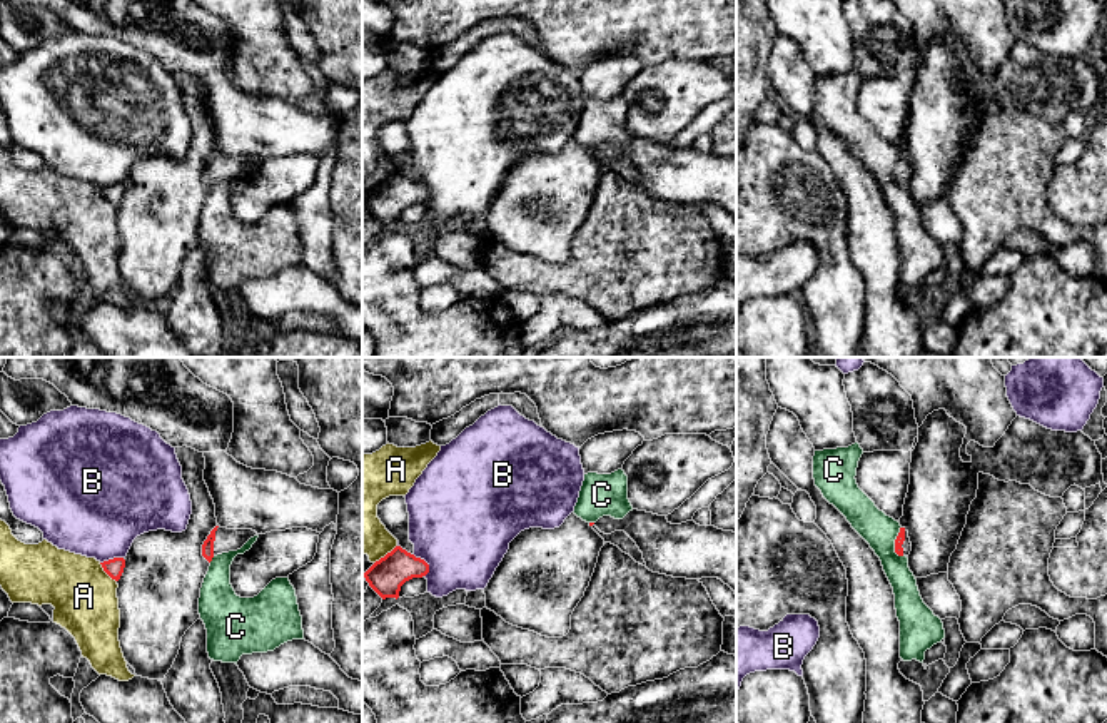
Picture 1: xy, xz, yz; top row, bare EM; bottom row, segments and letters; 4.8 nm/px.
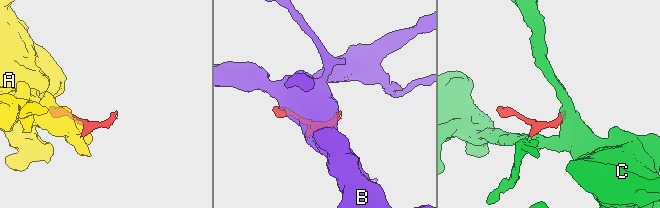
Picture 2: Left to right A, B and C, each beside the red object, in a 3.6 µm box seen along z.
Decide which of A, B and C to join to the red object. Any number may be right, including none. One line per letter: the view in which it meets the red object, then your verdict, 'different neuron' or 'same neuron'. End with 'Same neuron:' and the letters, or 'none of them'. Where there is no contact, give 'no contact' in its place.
A: xy | different neuron
B: xz | different neuron
C: yz | different neuron
Same neuron: none of them

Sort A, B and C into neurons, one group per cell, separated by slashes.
A / B / C

